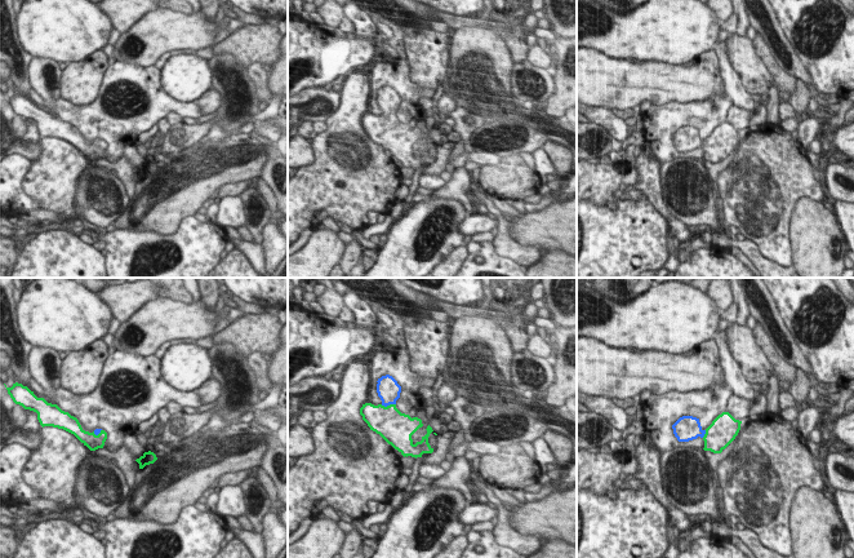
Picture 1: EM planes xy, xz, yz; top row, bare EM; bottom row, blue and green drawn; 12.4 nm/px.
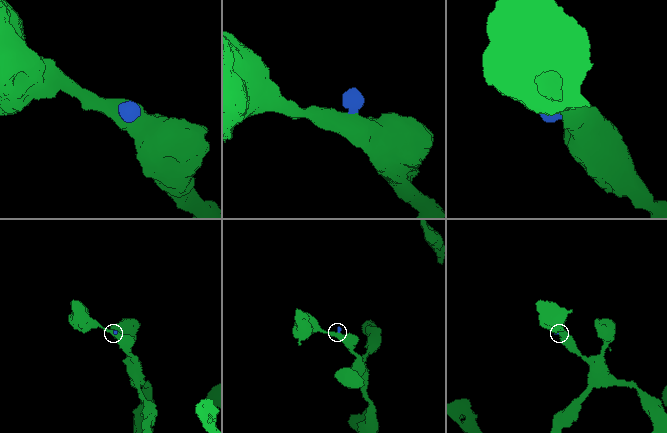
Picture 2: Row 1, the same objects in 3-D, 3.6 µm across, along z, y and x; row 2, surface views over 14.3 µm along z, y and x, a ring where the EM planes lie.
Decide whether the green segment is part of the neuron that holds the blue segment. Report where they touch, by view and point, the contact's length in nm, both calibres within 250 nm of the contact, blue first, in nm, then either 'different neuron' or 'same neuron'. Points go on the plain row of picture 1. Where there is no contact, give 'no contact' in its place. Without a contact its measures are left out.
xz (387, 115) | 190 nm | 300/380 nm | same neuron

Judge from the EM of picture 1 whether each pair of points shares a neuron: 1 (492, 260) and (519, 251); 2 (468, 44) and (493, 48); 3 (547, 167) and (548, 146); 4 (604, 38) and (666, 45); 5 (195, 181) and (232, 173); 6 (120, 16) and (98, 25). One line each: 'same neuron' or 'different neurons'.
1: different neurons
2: same neuron
3: different neurons
4: same neuron
5: same neuron
6: different neurons

